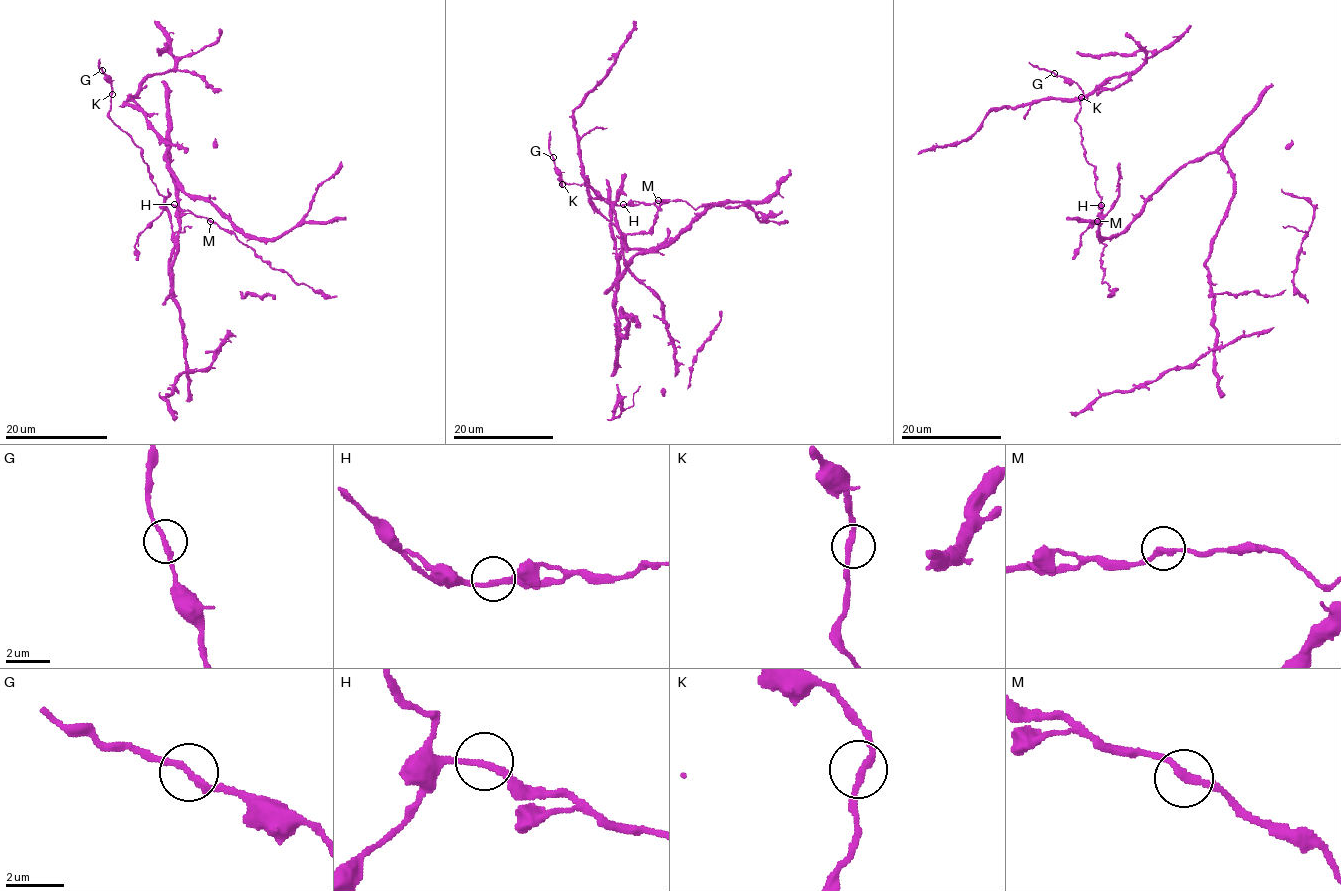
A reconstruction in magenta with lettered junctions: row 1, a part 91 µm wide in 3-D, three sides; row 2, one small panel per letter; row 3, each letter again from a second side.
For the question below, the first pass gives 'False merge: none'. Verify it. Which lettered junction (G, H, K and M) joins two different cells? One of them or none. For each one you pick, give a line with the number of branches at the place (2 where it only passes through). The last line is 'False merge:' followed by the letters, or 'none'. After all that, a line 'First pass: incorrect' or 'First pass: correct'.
False merge: none
First pass: correct

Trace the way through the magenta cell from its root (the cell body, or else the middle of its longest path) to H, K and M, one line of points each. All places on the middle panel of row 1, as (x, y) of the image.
H: (649, 253), (665, 247), (696, 215), (694, 209), (682, 200), (623, 204)
K: (649, 253), (665, 247), (696, 215), (694, 209), (682, 200), (615, 205), (585, 185), (560, 180), (562, 184)
M: (649, 253), (665, 247), (696, 215), (694, 209), (686, 201), (658, 200)

